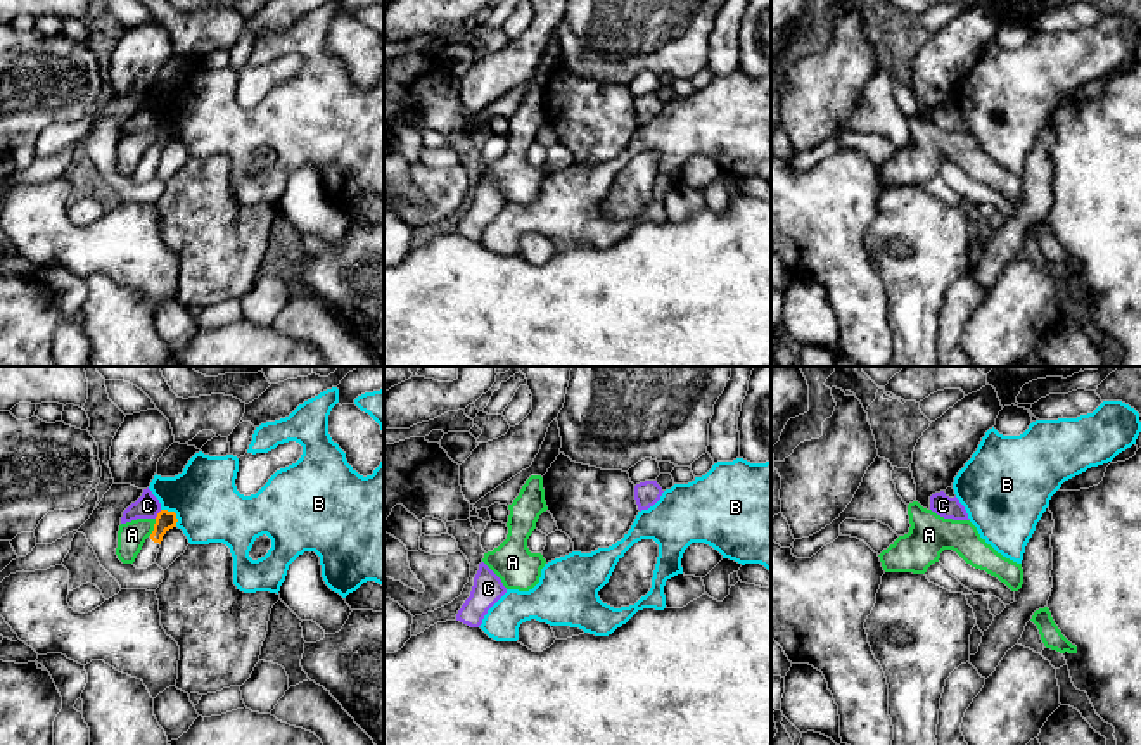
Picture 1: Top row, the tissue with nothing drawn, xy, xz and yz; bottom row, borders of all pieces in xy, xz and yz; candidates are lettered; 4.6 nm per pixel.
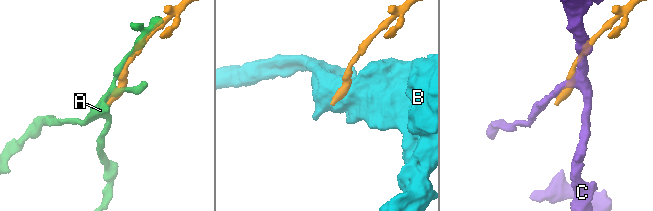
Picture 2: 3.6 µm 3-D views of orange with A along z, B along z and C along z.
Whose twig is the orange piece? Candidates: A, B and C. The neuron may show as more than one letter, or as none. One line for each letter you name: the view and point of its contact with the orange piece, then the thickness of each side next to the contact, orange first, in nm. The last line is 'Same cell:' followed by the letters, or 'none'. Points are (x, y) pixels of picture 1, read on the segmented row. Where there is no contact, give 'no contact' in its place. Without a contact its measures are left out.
Same cell: none

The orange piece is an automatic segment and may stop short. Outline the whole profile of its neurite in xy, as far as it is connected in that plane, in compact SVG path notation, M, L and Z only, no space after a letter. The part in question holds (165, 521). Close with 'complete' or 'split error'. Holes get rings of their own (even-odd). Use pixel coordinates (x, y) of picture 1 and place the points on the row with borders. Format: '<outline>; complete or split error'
M161 510L156 517L156 524L154 524L154 531L152 534L145 539L140 553L137 555L133 565L137 569L147 569L149 565L152 565L157 558L159 548L161 548L161 541L163 536L176 527L176 513L175 512L168 512L168 510Z; split error

